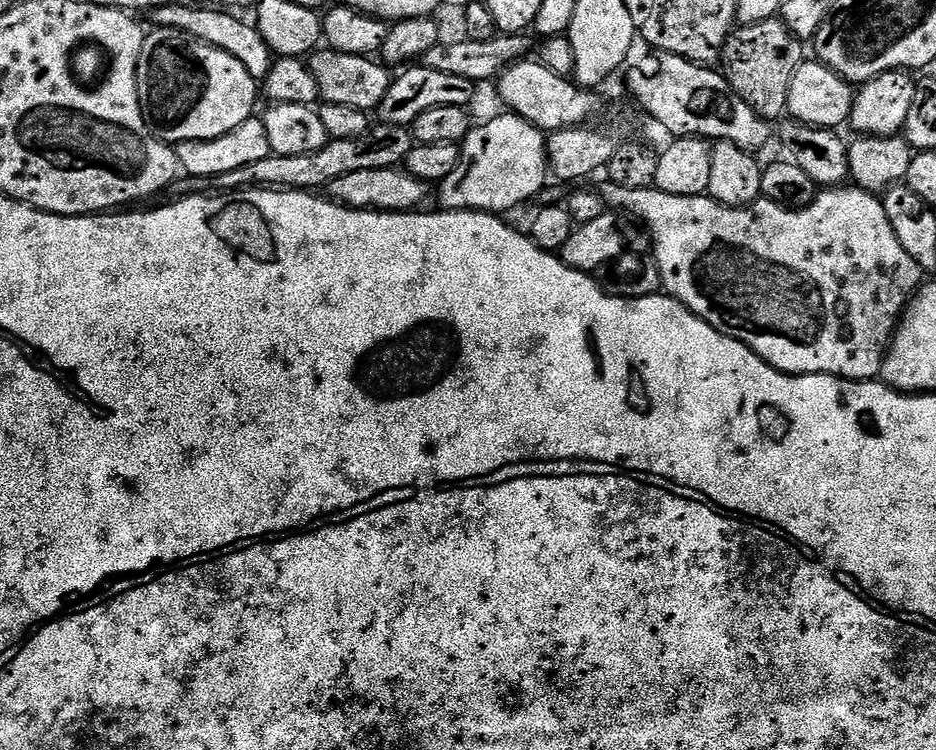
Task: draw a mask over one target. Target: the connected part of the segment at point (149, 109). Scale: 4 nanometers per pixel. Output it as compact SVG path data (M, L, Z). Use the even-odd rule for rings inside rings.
M153 27L151 31L145 35L144 41L142 42L142 54L138 58L138 98L142 106L144 121L147 122L148 129L158 139L173 146L186 142L187 140L213 140L230 130L234 130L234 126L242 126L242 122L246 122L254 115L257 111L256 96L258 100L258 82L253 76L246 74L246 66L242 66L242 62L238 62L238 58L226 54L226 50L218 50L206 42L194 40L190 34L186 34L182 30Z

